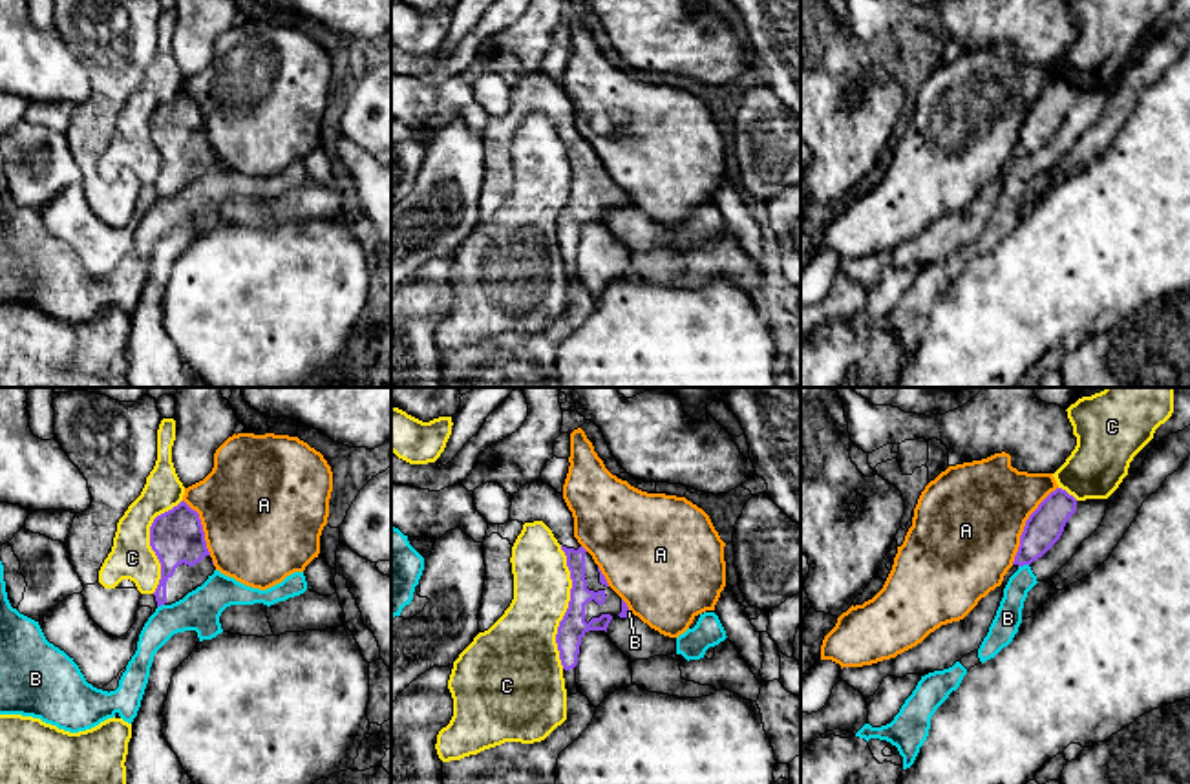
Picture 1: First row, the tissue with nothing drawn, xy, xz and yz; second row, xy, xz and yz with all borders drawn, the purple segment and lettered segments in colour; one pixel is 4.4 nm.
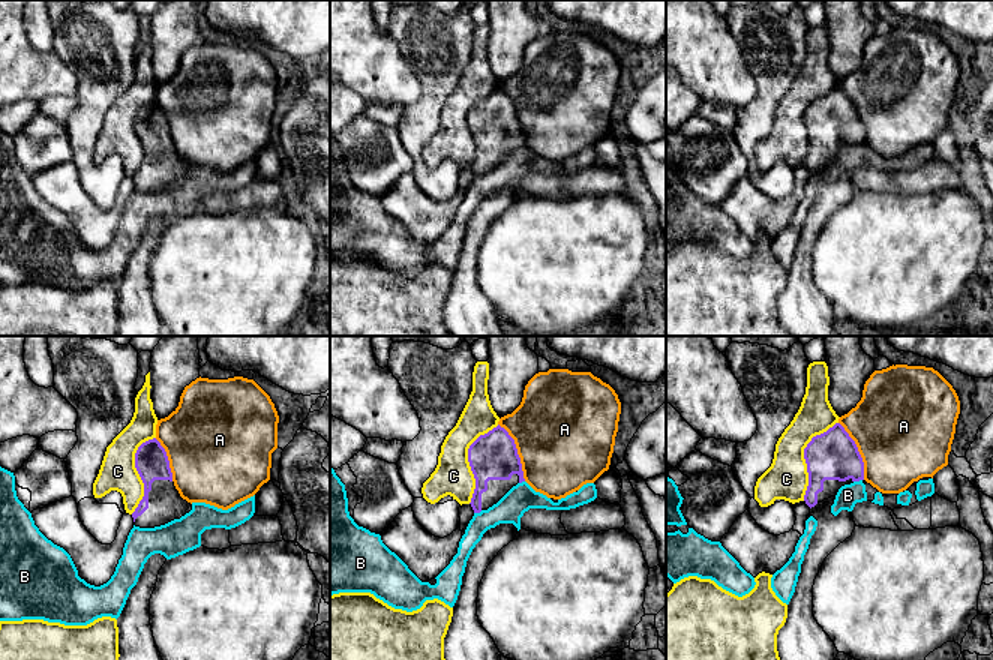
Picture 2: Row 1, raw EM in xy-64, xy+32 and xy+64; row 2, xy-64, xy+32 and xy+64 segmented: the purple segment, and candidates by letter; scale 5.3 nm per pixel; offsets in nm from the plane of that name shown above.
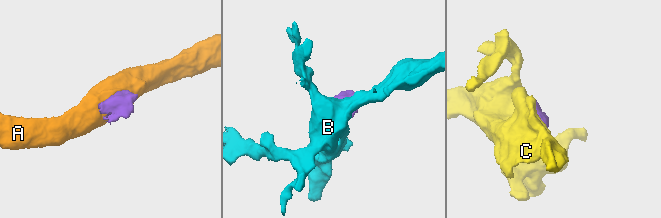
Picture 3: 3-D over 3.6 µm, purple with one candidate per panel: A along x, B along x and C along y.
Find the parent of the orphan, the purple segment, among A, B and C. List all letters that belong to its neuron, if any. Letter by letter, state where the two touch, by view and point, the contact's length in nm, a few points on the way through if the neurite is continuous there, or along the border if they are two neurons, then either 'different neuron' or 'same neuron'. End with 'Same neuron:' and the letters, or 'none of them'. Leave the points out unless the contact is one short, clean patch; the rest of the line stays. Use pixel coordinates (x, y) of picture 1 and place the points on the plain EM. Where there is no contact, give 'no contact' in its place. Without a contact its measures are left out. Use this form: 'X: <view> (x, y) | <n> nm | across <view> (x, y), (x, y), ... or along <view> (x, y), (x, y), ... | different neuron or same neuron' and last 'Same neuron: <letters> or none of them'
A: yz (1026, 116) | 400 nm | different neuron
B: yz (1022, 156) | 50 nm | different neuron
C: xz (569, 198) | 550 nm | different neuron
Same neuron: none of them

